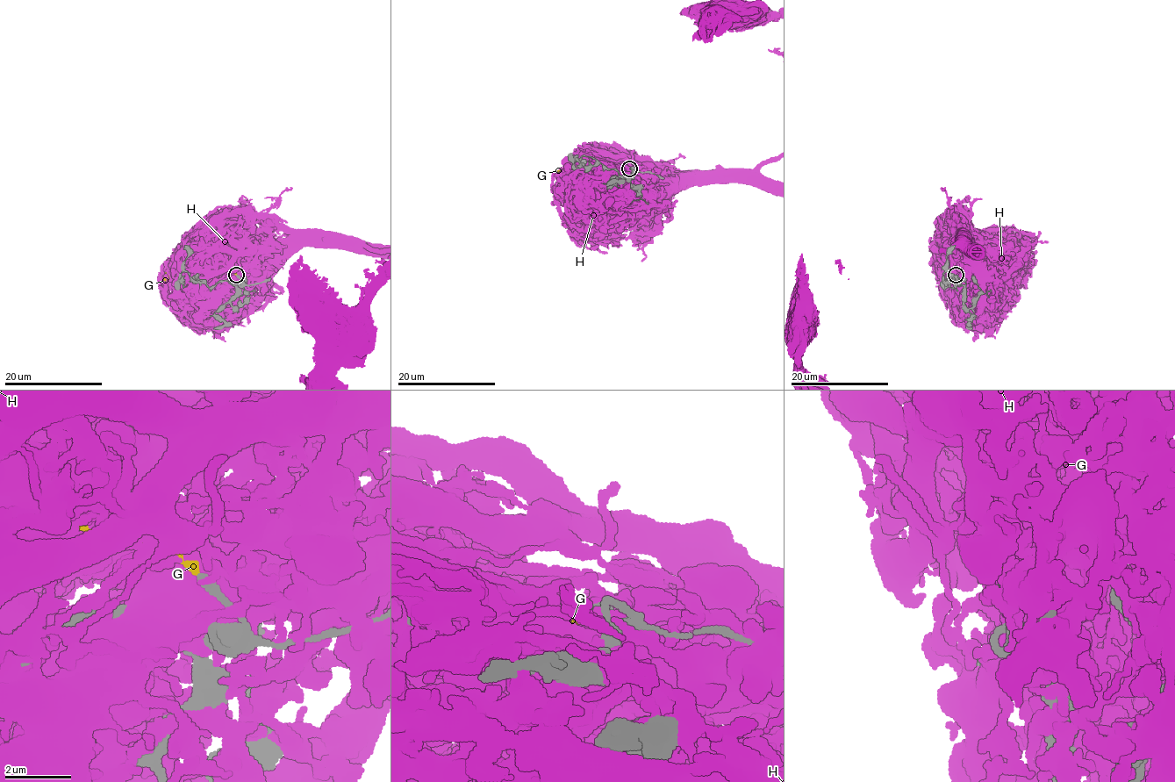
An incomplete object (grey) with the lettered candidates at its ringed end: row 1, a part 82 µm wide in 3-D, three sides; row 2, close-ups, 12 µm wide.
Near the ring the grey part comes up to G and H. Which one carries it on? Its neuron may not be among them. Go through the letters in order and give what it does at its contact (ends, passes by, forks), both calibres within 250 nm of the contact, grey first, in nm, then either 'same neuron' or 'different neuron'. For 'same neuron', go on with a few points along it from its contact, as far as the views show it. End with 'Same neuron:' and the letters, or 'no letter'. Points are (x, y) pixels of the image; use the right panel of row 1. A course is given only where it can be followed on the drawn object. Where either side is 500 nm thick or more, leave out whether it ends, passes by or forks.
G: it ends there; 300 nm thick on the grey side, 240 nm on the other; same neuron
H: 340 nm thick on the grey side, 500 nm on the other; different neuron
Same neuron: G

